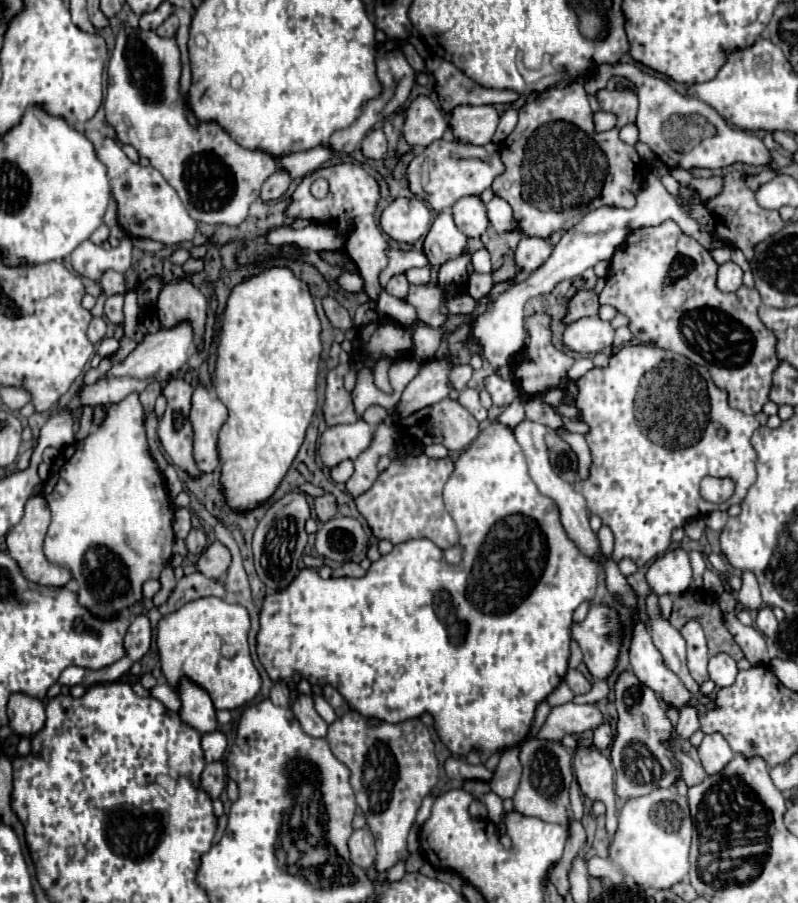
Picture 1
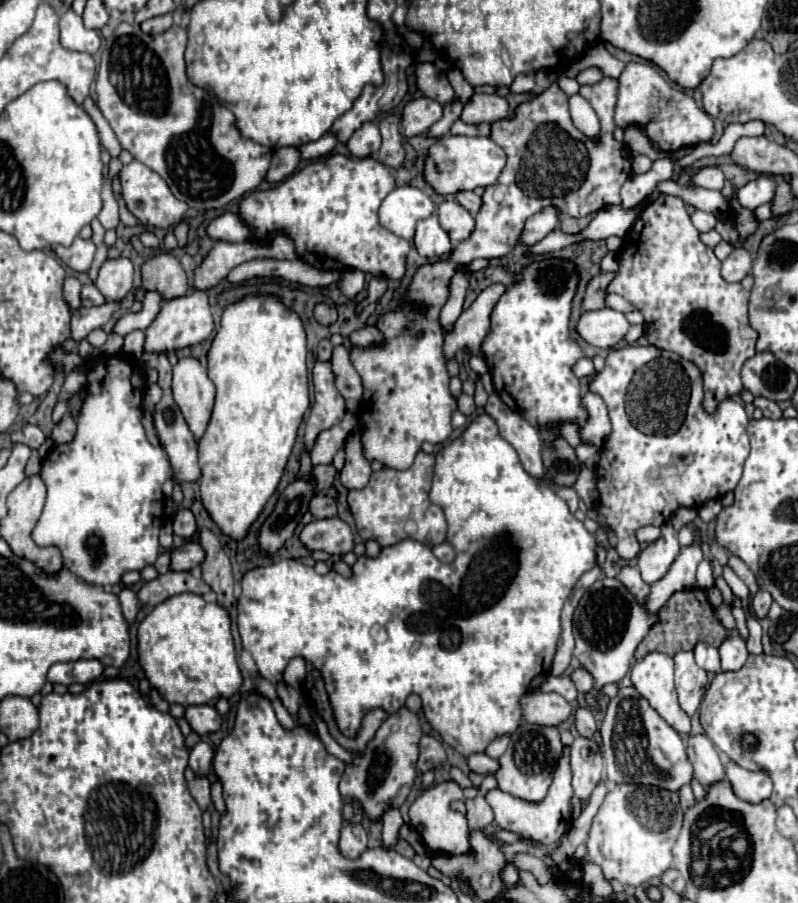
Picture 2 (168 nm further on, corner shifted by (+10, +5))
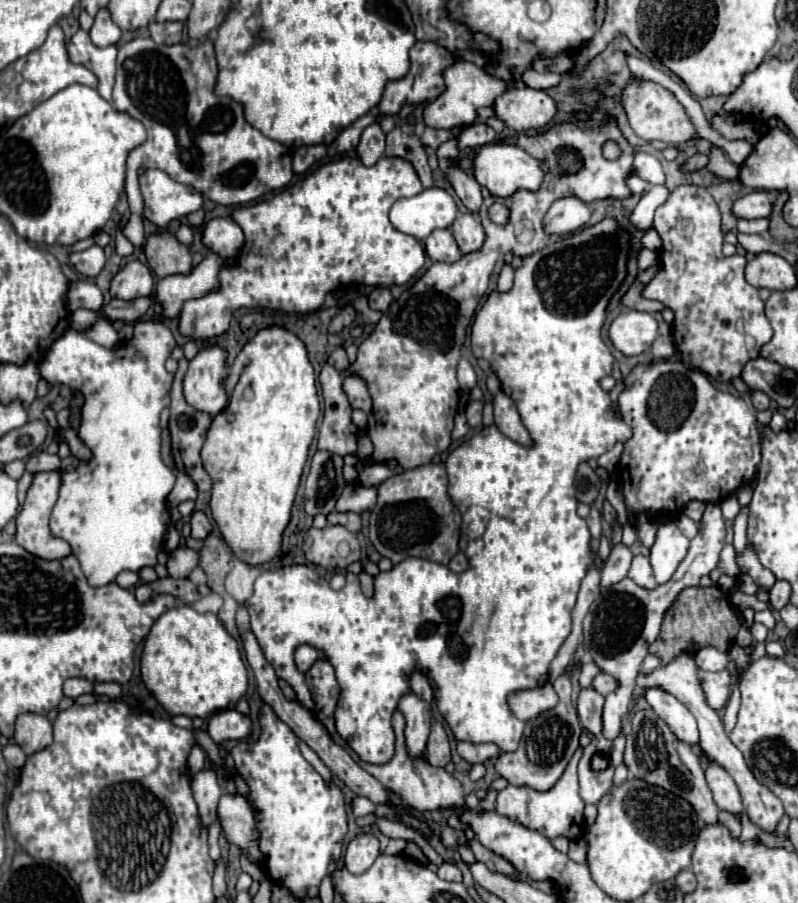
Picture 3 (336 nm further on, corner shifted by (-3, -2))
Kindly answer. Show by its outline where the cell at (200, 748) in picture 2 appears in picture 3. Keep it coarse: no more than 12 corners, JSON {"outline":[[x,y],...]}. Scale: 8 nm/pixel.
{"outline":[[215,770],[191,776],[199,820],[209,828],[217,820],[223,788]]}

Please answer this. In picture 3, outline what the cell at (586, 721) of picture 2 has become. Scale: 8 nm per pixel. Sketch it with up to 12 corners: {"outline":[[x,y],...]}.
{"outline":[[581,688],[577,712],[593,736],[601,736],[603,696],[595,688]]}

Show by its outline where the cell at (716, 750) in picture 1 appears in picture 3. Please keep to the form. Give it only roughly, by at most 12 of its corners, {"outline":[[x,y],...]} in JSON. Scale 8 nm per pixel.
{"outline":[[715,762],[705,766],[719,810],[739,818],[743,810],[735,780]]}

